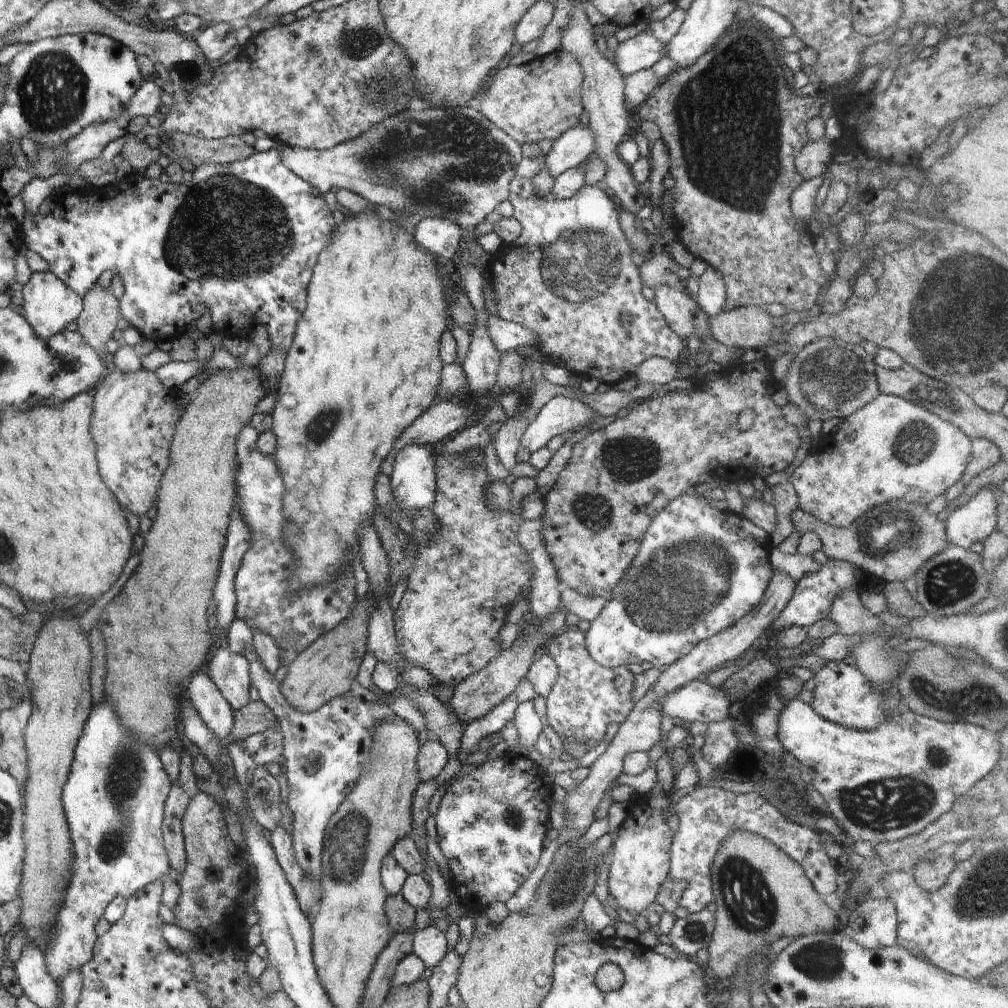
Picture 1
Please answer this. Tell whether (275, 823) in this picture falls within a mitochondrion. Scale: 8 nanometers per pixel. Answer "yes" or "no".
no

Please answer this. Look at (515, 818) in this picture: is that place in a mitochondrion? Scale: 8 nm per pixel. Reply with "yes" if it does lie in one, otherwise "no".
yes

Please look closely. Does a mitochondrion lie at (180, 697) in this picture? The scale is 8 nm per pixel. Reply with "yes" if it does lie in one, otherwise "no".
no

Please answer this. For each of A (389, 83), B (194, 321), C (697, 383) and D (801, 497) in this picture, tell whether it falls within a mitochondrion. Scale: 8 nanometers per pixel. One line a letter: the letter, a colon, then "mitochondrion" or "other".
A: mitochondrion
B: other
C: other
D: other

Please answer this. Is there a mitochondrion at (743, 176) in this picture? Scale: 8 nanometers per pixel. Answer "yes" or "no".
yes

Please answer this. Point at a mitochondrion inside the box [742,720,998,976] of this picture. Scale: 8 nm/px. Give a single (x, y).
(890, 804)

